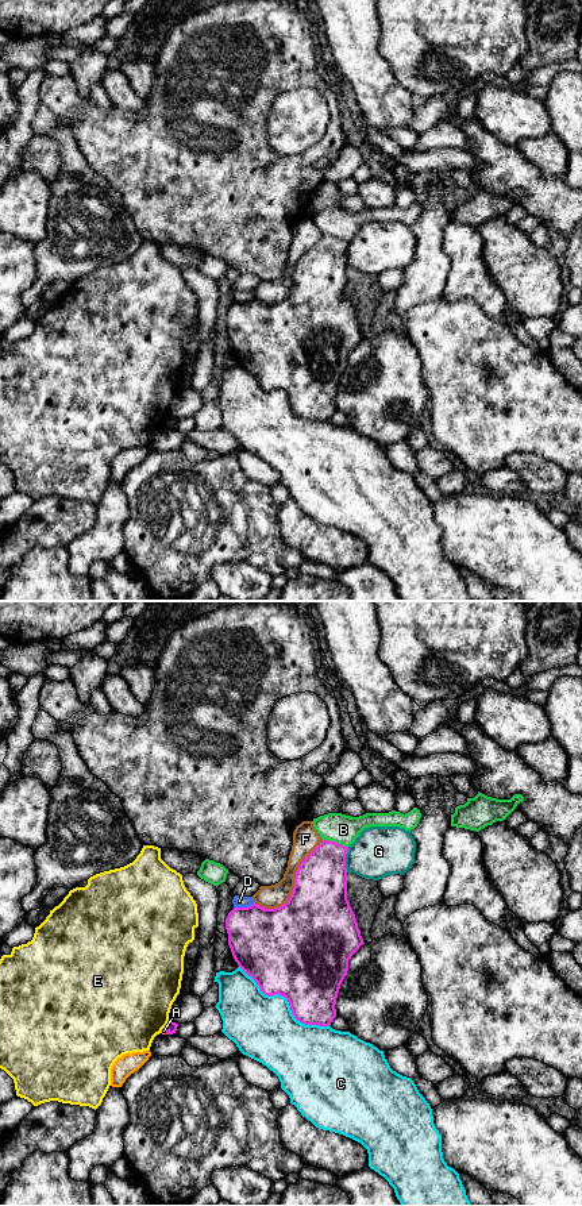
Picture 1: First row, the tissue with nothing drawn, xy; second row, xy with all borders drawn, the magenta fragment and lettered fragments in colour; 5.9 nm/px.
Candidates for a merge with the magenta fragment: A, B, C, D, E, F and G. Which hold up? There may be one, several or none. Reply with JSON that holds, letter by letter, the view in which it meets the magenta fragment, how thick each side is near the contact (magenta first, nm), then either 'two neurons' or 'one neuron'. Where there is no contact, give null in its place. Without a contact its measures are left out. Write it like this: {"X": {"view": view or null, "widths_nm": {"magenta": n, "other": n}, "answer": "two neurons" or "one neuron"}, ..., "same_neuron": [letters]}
{"A": {"view": "xy", "widths_nm": {"magenta": 60, "other": 30}, "answer": "two neurons"}, "B": {"view": "xy", "widths_nm": {"magenta": 320, "other": 180}, "answer": "two neurons"}, "C": {"view": "xy", "widths_nm": {"magenta": 480, "other": 380}, "answer": "two neurons"}, "D": {"view": "xy", "widths_nm": {"magenta": 420, "other": 80}, "answer": "two neurons"}, "E": {"view": "xy", "widths_nm": {"magenta": 60, "other": 460}, "answer": "two neurons"}, "F": {"view": "xy", "widths_nm": {"magenta": 440, "other": 140}, "answer": "two neurons"}, "G": {"view": "xy", "widths_nm": {"magenta": 320, "other": 300}, "answer": "two neurons"}, "same_neuron": []}

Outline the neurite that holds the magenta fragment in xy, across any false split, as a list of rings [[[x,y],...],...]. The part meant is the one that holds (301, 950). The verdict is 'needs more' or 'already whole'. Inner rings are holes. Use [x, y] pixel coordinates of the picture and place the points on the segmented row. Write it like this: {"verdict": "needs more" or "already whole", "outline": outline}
{"verdict": "already whole", "outline": [[[323,840],[298,866],[293,891],[285,905],[265,909],[254,902],[247,908],[234,908],[226,918],[228,945],[238,966],[257,982],[265,995],[285,997],[294,1018],[305,1025],[331,1025],[336,1017],[335,1003],[348,971],[348,960],[365,944],[347,899],[347,852],[348,847]]]}

